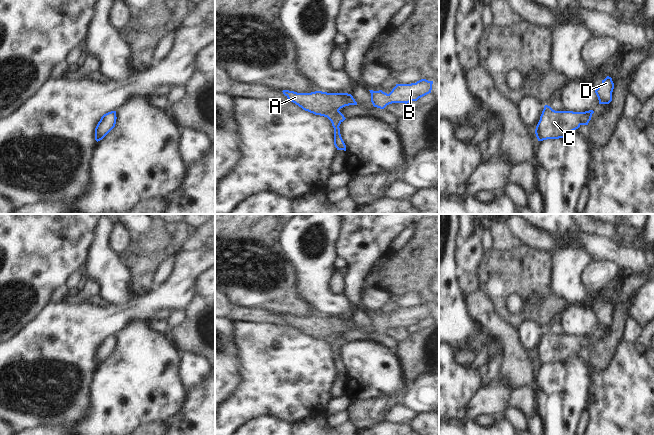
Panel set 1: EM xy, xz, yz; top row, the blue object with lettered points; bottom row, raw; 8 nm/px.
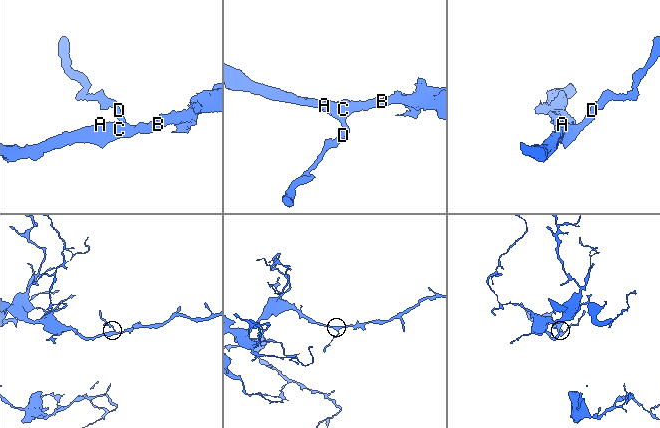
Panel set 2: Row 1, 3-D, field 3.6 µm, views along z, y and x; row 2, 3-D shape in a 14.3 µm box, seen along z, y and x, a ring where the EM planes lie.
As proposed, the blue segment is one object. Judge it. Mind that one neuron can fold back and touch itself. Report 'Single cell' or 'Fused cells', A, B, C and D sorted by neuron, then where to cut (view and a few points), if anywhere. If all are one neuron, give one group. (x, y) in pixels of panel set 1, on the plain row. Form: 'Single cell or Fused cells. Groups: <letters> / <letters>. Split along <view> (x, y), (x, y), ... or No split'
Single cell. Groups: A B C D. No split

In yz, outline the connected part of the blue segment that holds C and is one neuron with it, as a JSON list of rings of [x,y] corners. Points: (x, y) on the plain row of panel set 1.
[[[545,329],[535,353],[536,361],[538,365],[564,362],[581,349],[588,349],[593,337],[593,334],[585,336],[555,335]]]

